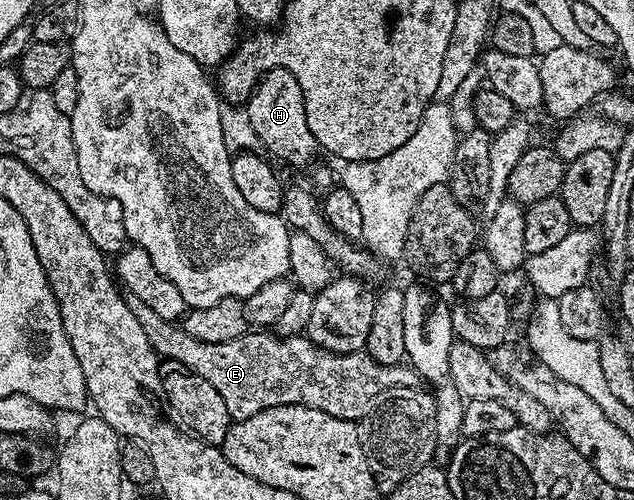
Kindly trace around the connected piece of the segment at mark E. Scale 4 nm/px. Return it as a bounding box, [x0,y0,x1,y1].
[129,298,262,420]

